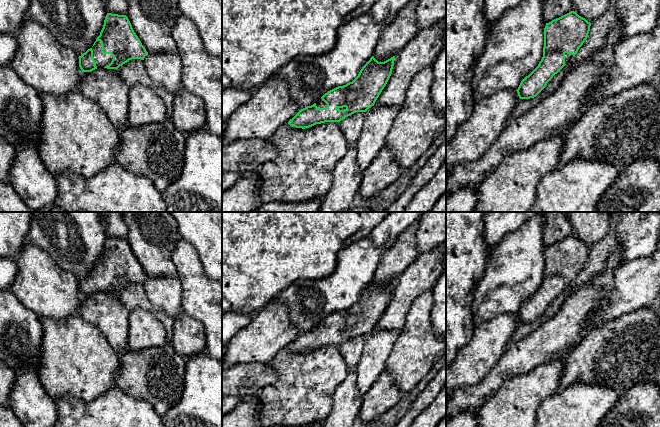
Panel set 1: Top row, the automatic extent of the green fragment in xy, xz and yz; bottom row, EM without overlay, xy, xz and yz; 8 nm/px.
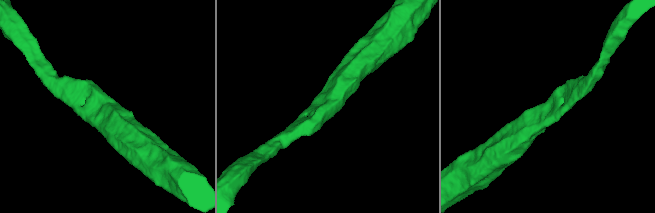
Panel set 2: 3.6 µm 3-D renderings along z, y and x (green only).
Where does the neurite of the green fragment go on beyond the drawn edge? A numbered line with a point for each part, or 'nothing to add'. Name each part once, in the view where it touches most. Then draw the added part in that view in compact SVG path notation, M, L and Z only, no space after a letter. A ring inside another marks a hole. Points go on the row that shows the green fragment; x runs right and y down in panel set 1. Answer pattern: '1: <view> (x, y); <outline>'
1: xy (102, 60); M97 41L95 45L92 47L93 50L93 58L96 62L97 68L104 68L106 65L109 65L113 59L111 54L103 54L101 52L101 42Z

